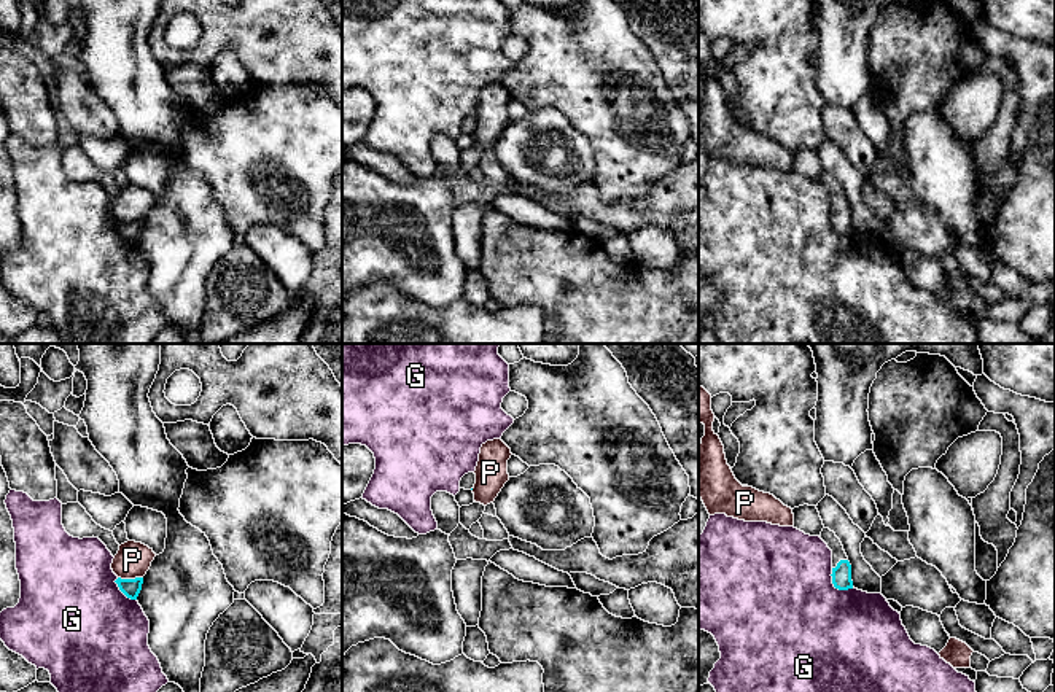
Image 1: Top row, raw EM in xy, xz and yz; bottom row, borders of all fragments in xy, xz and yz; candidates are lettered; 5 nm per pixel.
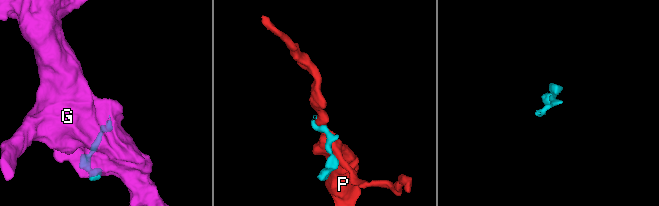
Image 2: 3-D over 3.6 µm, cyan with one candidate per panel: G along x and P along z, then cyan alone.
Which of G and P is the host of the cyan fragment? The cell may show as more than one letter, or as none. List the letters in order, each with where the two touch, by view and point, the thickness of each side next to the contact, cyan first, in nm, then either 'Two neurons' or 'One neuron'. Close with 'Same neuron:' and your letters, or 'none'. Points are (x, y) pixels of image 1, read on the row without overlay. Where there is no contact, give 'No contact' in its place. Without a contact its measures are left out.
G: Touches cyan at yz (836, 231). Thickness 100 nm (cyan) against 500 nm. Two neurons
P: Touches cyan at xy (131, 223). Thickness 100 nm (cyan) against 180 nm. Two neurons
Same neuron: none

